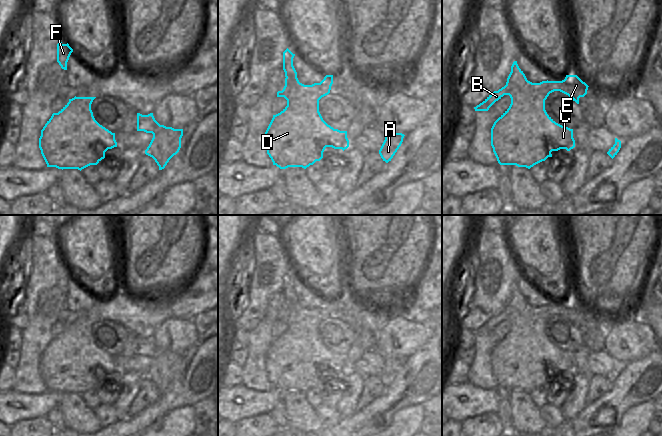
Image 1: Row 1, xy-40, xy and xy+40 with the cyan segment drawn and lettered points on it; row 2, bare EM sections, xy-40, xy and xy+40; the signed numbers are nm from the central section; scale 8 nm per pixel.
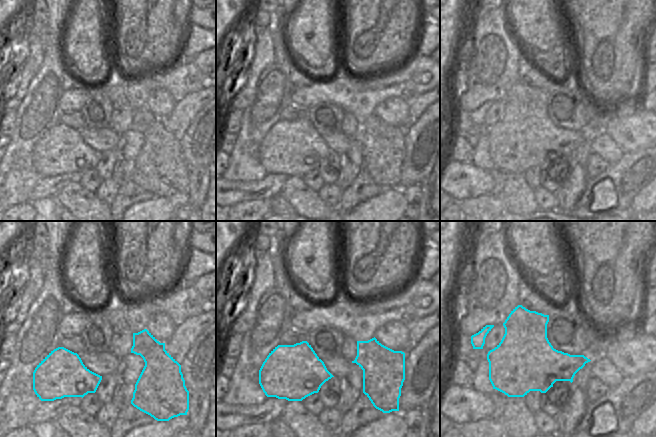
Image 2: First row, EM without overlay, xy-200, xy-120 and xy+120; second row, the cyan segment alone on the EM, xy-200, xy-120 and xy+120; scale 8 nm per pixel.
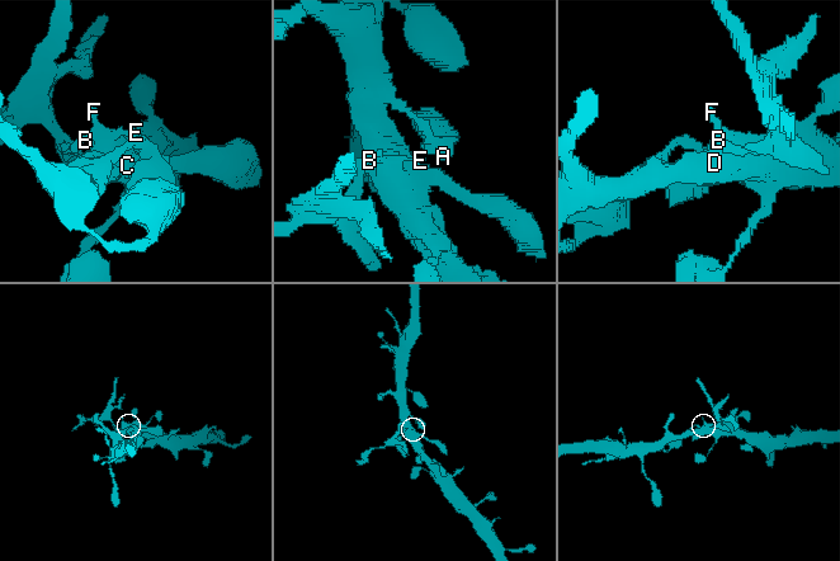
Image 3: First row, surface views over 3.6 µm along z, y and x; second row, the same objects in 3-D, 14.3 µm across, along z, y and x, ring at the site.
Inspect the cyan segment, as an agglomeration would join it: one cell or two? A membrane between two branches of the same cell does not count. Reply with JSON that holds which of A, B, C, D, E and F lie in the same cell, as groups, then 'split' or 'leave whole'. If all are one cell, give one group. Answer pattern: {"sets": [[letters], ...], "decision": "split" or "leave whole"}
{"sets": [["A", "C", "D", "E", "F"], ["B"]], "decision": "split"}

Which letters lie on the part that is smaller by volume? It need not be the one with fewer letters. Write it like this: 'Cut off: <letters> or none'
Cut off: B

